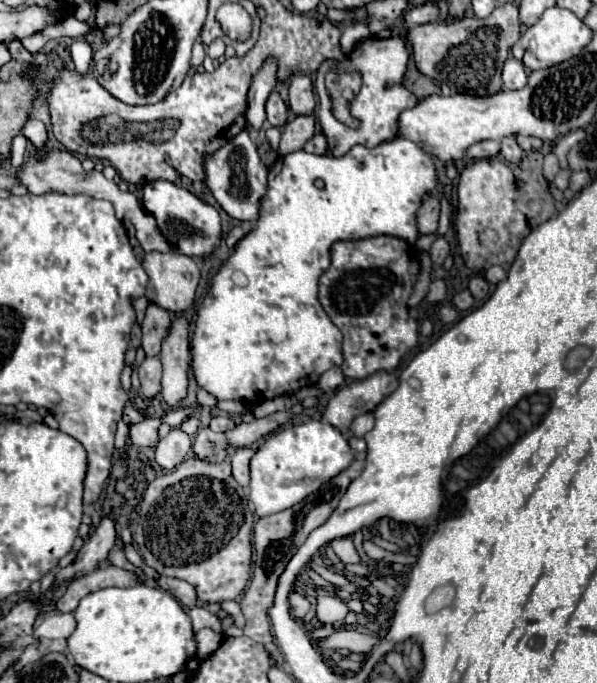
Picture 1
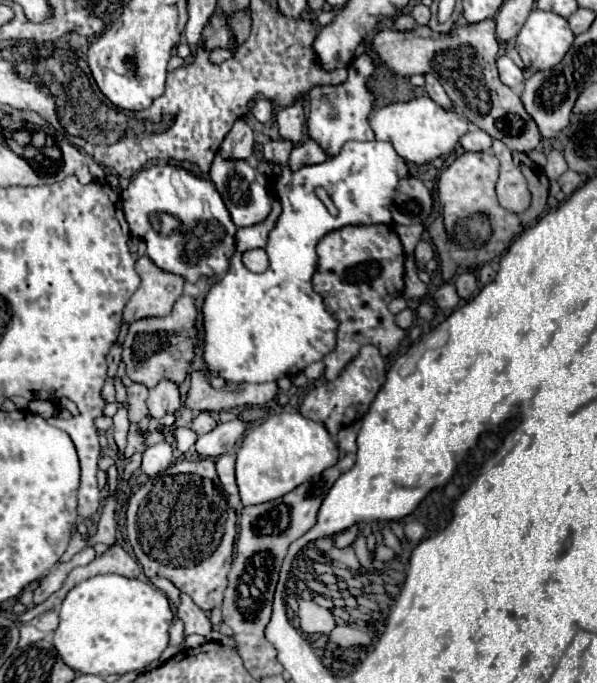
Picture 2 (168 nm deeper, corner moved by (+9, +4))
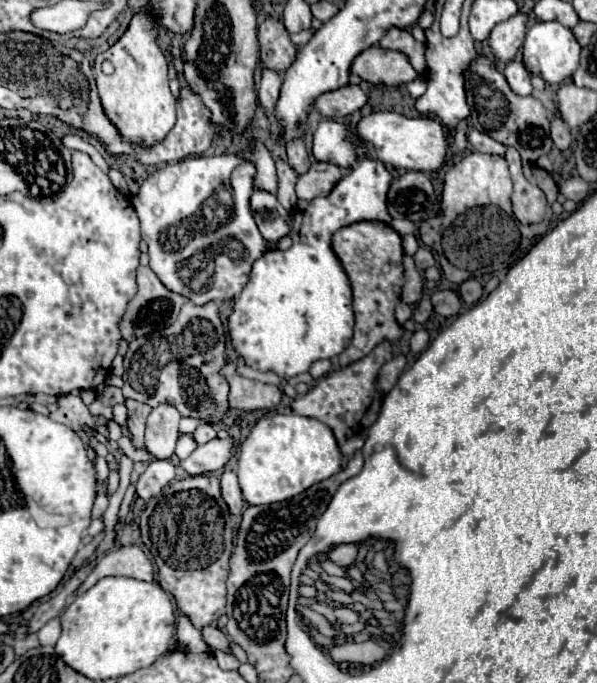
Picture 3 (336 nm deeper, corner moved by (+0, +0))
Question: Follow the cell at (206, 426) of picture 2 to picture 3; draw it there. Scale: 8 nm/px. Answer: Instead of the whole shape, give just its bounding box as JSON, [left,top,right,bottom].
[193,423,217,445]

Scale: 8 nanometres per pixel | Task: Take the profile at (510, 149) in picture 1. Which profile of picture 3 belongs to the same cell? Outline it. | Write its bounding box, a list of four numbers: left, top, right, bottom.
[505,147,545,225]

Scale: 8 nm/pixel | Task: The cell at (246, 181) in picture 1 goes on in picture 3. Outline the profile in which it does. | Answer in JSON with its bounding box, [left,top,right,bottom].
[249,189,291,243]

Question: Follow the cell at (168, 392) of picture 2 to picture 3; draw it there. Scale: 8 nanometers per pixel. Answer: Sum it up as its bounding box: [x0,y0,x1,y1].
[145,403,181,459]

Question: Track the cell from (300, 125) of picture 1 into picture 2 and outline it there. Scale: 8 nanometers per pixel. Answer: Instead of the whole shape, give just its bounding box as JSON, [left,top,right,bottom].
[264,139,292,167]

